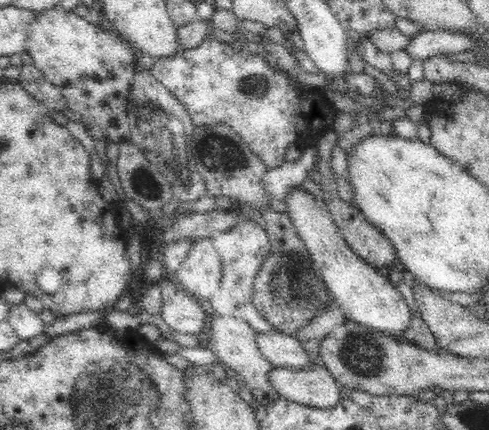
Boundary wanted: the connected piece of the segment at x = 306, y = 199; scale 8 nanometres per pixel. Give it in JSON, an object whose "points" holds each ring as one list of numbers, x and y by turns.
{"points":[[300,187,290,191,284,200,285,214,293,221,298,236,305,242,308,256,313,259,314,271,322,277,337,309,344,310,344,314,350,316,350,321,354,323,384,330,384,335,400,336,411,323,410,308,406,306,404,297,394,283,350,249,322,197,316,197]]}

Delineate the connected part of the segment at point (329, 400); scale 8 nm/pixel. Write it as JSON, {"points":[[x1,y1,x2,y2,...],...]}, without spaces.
{"points":[[322,364,300,370,274,367,269,381,282,398,312,408,334,408,342,399,340,384]]}

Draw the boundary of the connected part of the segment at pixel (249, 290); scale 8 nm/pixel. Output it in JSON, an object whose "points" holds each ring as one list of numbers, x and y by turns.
{"points":[[242,218,230,230,216,233,210,237,213,245,221,256,222,278,216,291,205,301,207,308,217,317,230,317,233,320,248,324,258,333,278,331,268,323,257,311,253,303,253,284,263,258,273,252,269,236,264,227,253,220]]}

